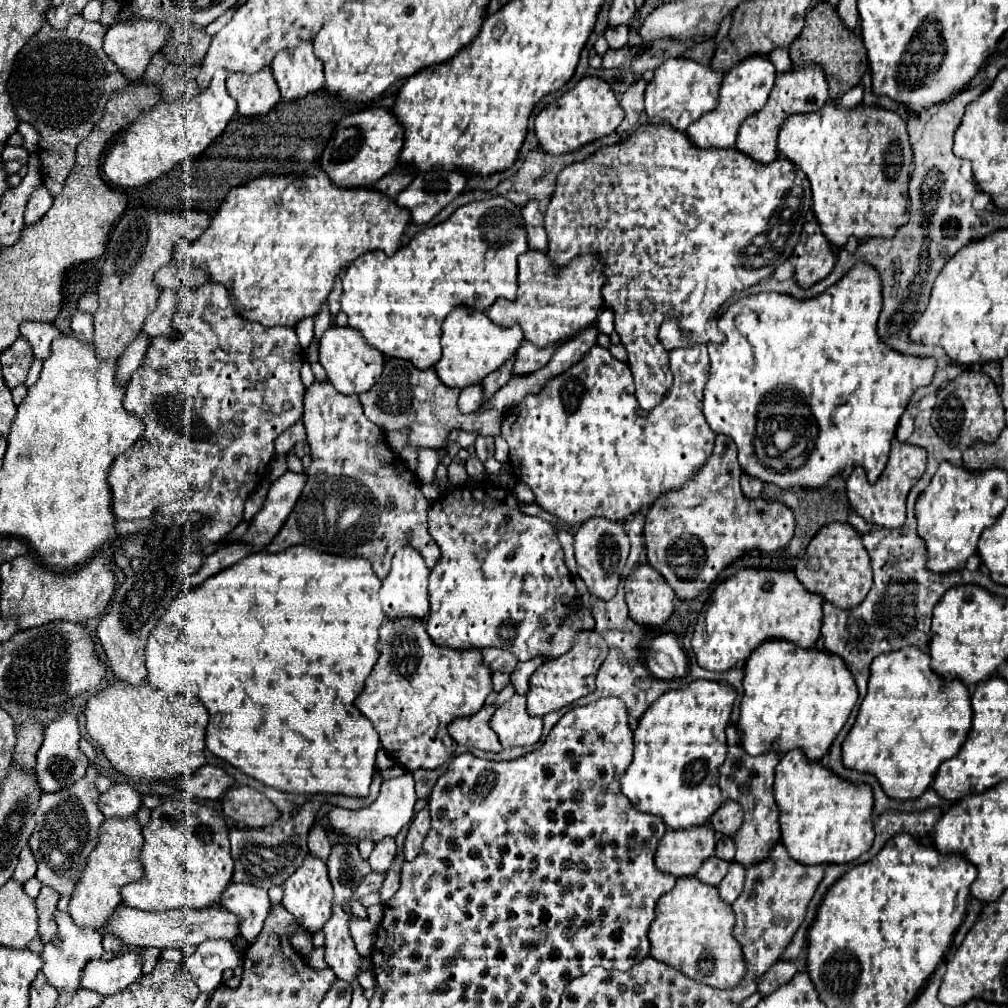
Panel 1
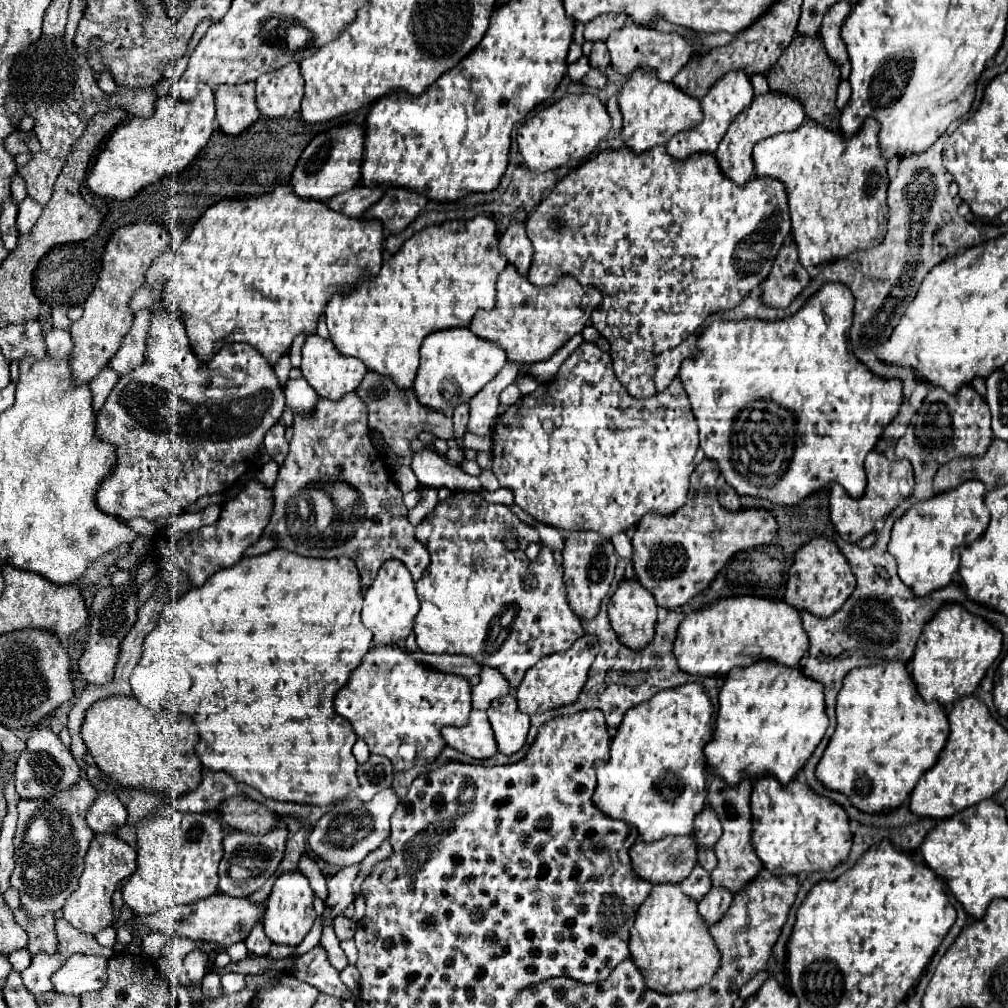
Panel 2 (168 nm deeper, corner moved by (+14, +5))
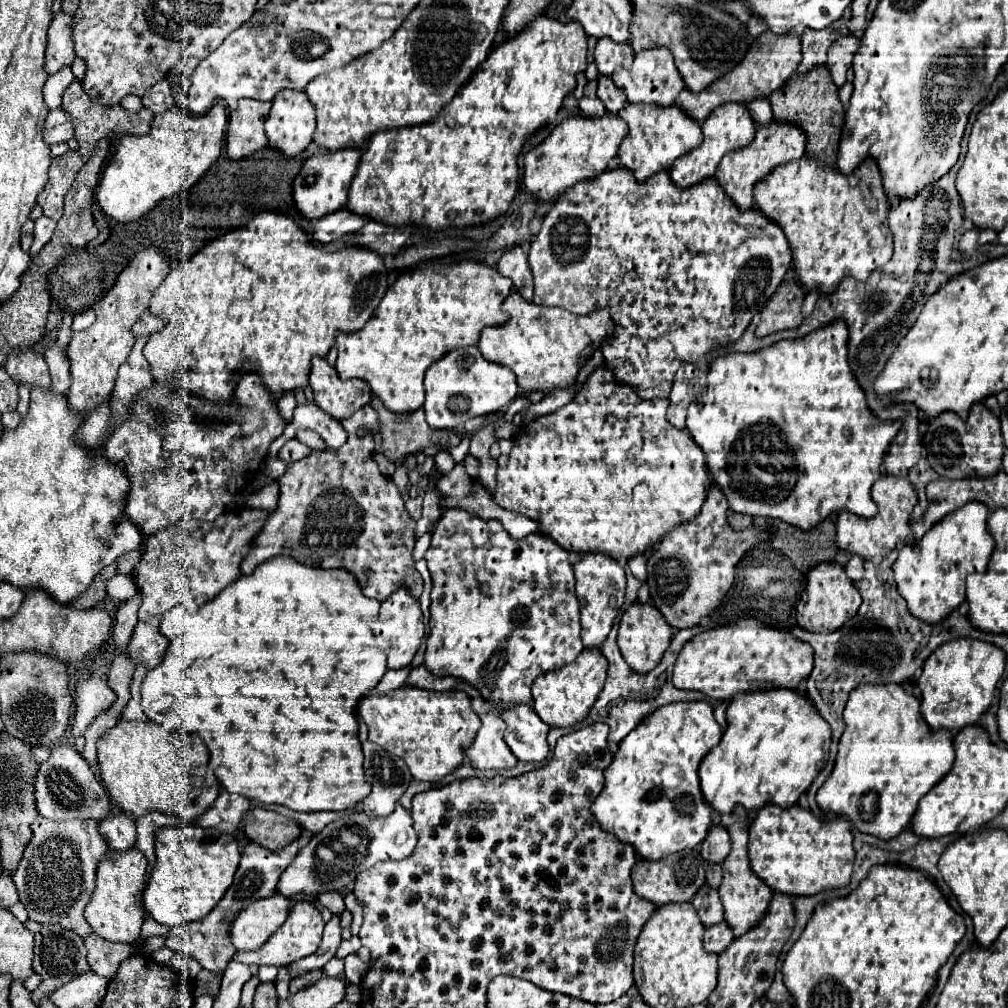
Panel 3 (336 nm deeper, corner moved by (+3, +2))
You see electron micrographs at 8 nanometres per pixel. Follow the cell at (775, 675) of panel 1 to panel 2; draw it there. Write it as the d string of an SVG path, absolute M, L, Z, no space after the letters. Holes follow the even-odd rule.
M760 661L746 669L734 669L726 675L718 699L720 707L716 715L716 731L712 741L704 747L704 763L730 787L736 787L746 777L760 779L764 775L772 775L782 785L788 785L790 781L794 781L796 773L804 767L804 763L812 757L814 749L818 747L828 729L822 683L806 679L800 669L778 667L776 663Z

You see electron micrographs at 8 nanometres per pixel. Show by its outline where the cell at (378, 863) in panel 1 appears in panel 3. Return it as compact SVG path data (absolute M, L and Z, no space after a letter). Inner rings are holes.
M333 914L331 920L327 922L325 926L325 932L323 932L323 940L317 948L315 954L311 954L309 958L301 958L301 962L293 962L291 966L291 976L299 976L307 970L313 970L313 968L323 968L337 952L339 944L341 944L341 924L339 924L339 914Z

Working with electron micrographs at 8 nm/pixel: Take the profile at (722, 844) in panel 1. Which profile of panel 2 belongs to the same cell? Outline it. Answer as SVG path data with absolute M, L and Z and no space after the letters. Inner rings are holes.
M700 847L698 849L698 863L702 867L706 867L706 871L712 871L716 867L716 853L712 849L704 849Z

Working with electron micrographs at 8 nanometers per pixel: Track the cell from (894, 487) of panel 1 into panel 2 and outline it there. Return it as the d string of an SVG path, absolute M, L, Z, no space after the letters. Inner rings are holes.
M870 451L866 457L866 475L868 475L868 485L866 491L860 499L850 499L842 487L834 485L830 491L830 521L836 527L836 531L850 543L858 543L864 539L868 533L874 531L876 521L886 519L890 511L906 497L912 495L914 491L914 473L910 463L904 459L898 463L890 463L882 453Z

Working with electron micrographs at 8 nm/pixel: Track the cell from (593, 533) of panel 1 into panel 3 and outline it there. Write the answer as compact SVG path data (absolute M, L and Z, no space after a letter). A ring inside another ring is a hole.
M581 554L581 560L573 566L577 578L577 598L581 604L581 640L587 648L601 646L611 632L613 620L625 600L625 570L615 558L607 554Z

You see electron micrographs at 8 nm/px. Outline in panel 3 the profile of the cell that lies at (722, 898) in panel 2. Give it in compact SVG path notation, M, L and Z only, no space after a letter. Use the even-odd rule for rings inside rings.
M725 920L719 922L717 926L709 926L705 928L705 950L709 952L723 952L733 940L733 930L729 930L729 926L725 926Z

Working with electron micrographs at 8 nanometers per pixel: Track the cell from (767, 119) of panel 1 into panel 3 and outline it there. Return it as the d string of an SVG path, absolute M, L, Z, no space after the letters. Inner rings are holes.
M771 120L769 124L759 126L755 138L747 146L731 150L729 154L723 156L715 178L723 186L723 190L733 198L733 202L737 202L737 206L745 210L753 206L753 184L757 180L769 174L775 166L789 160L797 160L803 154L805 154L805 132L799 126L793 126L791 122Z

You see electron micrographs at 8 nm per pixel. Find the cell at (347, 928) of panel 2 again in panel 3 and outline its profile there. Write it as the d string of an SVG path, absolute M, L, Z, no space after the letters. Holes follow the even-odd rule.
M351 936L349 940L343 940L343 942L341 942L341 946L339 946L339 950L337 950L337 958L345 958L347 954L357 952L359 948L361 948L361 940L359 940L357 936Z

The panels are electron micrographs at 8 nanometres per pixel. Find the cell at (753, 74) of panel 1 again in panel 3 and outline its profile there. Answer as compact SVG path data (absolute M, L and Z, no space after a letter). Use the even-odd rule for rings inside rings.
M727 102L727 104L721 104L719 108L715 108L709 118L703 122L703 142L697 150L693 150L693 154L685 154L685 158L681 158L681 162L677 162L677 166L673 166L673 170L669 172L671 174L671 180L677 184L677 186L693 186L697 182L701 182L703 178L709 178L715 174L721 158L735 150L735 148L743 148L749 138L753 138L757 132L755 128L755 120L747 108L745 102Z

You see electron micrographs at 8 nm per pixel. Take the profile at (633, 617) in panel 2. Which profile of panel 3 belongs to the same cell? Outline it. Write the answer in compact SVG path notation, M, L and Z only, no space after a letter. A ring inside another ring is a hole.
M633 602L629 608L623 610L621 622L619 622L619 636L617 636L617 644L621 648L621 654L625 658L625 662L637 670L637 672L649 672L653 670L659 660L663 658L665 650L669 648L669 642L673 638L673 628L665 622L665 618L661 618L659 610L653 604L641 604L641 602Z

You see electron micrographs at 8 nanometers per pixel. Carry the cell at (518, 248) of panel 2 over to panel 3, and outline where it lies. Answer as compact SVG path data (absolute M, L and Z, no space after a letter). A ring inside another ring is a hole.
M513 246L513 248L505 250L501 260L497 262L497 270L499 270L499 274L513 280L515 290L519 290L525 300L533 298L533 276L529 270L527 254L521 246Z

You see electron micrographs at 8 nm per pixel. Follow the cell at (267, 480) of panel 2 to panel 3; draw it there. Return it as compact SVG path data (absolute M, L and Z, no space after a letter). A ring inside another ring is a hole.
M273 480L271 484L259 488L255 494L247 498L247 504L251 508L261 508L267 512L273 512L277 508L277 498L279 498L279 482Z

